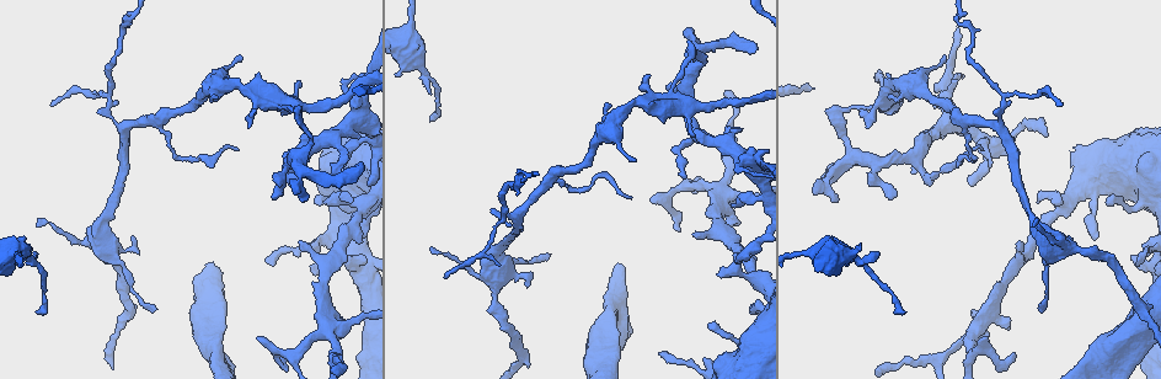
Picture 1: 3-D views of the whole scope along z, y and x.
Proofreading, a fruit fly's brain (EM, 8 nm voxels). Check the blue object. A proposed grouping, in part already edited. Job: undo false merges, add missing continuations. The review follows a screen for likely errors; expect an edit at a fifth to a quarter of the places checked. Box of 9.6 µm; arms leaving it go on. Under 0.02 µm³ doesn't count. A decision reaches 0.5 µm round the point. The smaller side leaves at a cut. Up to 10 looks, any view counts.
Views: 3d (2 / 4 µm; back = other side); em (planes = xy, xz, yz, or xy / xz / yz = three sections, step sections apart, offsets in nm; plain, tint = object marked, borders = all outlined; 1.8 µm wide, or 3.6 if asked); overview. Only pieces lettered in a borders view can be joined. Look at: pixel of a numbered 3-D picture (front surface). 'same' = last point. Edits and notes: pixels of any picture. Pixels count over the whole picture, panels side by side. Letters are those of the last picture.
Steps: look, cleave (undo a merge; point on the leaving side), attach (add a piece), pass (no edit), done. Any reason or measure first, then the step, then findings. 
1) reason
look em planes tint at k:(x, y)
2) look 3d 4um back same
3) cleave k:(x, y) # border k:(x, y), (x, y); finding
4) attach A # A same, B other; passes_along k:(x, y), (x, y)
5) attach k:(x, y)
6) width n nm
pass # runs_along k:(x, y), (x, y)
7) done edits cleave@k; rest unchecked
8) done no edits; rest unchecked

look 3d 4um at 1:(737, 170)

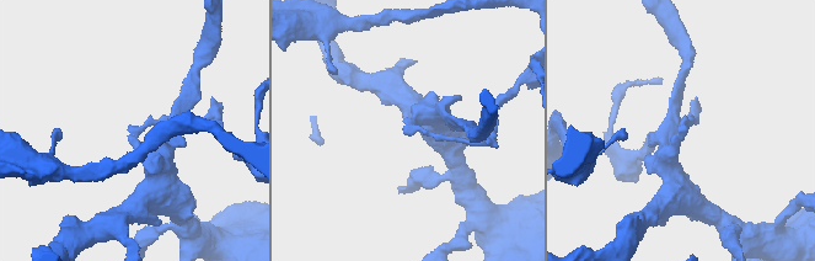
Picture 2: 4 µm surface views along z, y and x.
now the EM
look em yz step 4 borders at 2:(689, 127)

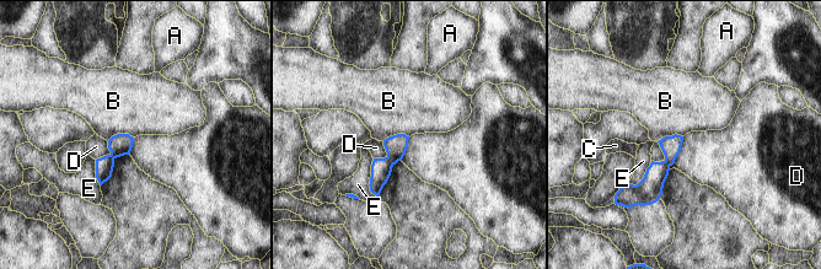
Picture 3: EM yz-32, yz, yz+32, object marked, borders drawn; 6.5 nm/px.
cleave 3:(396, 146) # A other, B other, C other, D other, E other; border 3:(387, 156), (393, 163); two neurons meet here

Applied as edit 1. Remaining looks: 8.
look overview

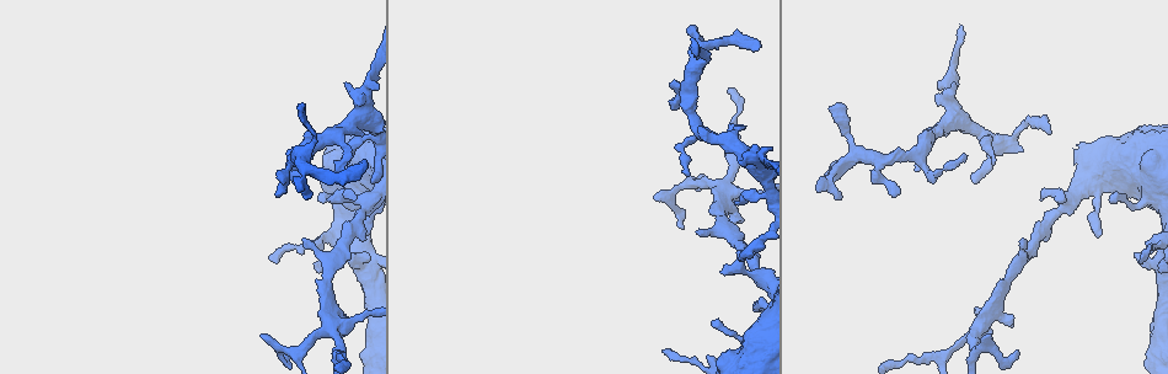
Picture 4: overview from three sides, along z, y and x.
an open end
look 3d 2um at 4:(299, 108)

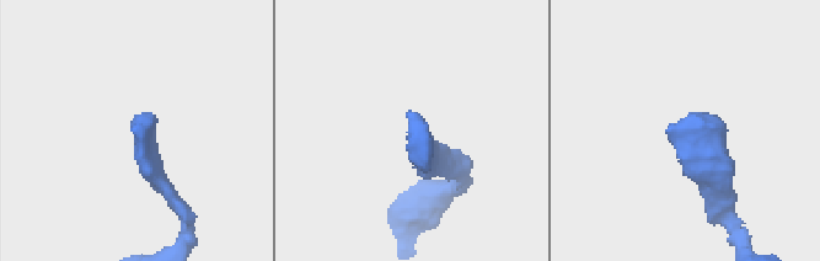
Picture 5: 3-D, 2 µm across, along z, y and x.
look em xz step 8 borders at 5:(408, 110)

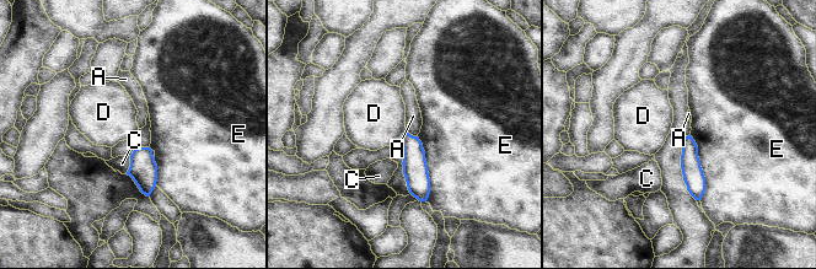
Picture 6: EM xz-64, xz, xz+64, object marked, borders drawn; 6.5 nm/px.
longest_contact E 440 nm
pass # A other, C other, D other, E other; border 6:(406, 130), (400, 136); no lettered piece goes on from it

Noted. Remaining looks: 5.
sharp bend
look em planes plain at 4:(677, 84)

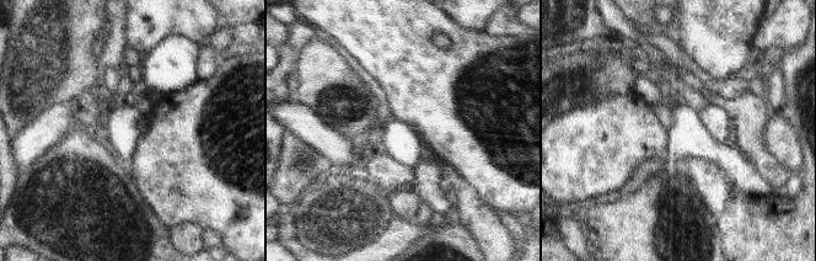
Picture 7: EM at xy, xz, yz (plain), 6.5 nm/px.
look em planes tint same

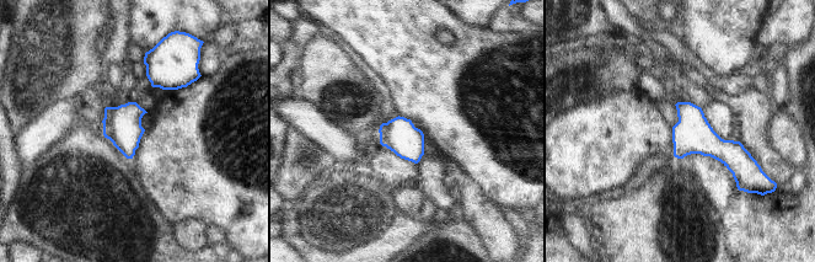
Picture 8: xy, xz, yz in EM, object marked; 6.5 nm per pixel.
see the neighbours
look em planes borders same

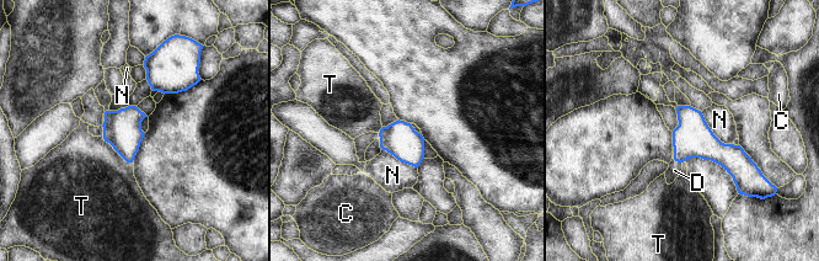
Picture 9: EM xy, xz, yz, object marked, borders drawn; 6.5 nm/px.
width 220 nm
attach D # C other, D same, N other, T other; the neuron continues

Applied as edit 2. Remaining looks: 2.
redraw
look overview

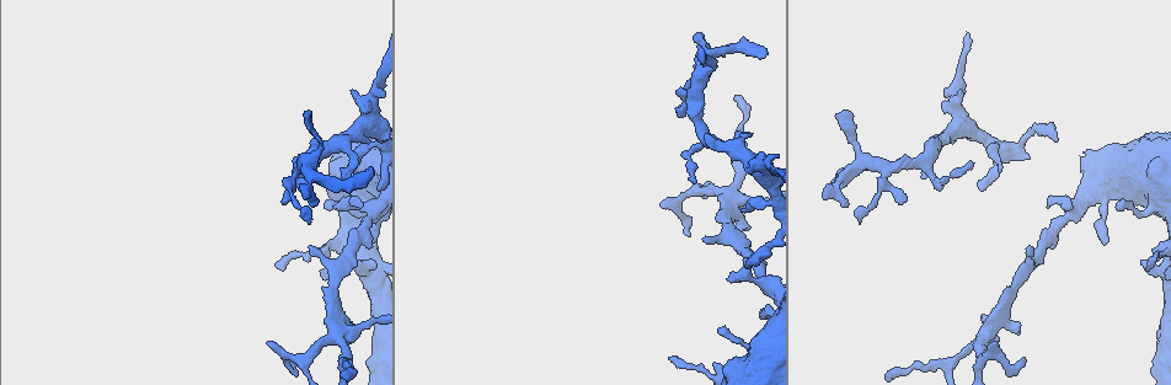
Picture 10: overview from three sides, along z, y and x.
looks like a crossing
look em planes borders at 10:(336, 338)

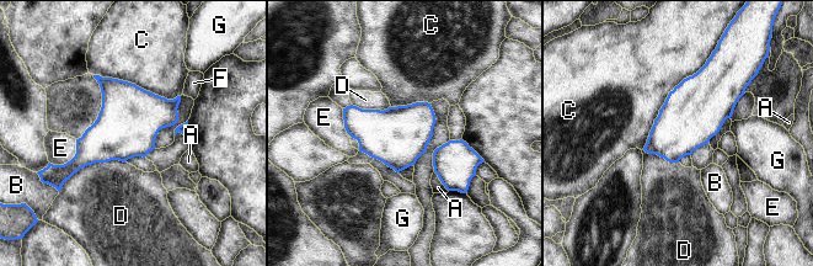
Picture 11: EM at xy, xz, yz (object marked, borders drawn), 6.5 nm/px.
pass # A other, B other, C other, D other, E other, F other, G other; border 11:(124, 161), (87, 164), (60, 189); all the same neuron

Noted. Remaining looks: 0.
done edits cleave@3, attach@9; rest unchecked

